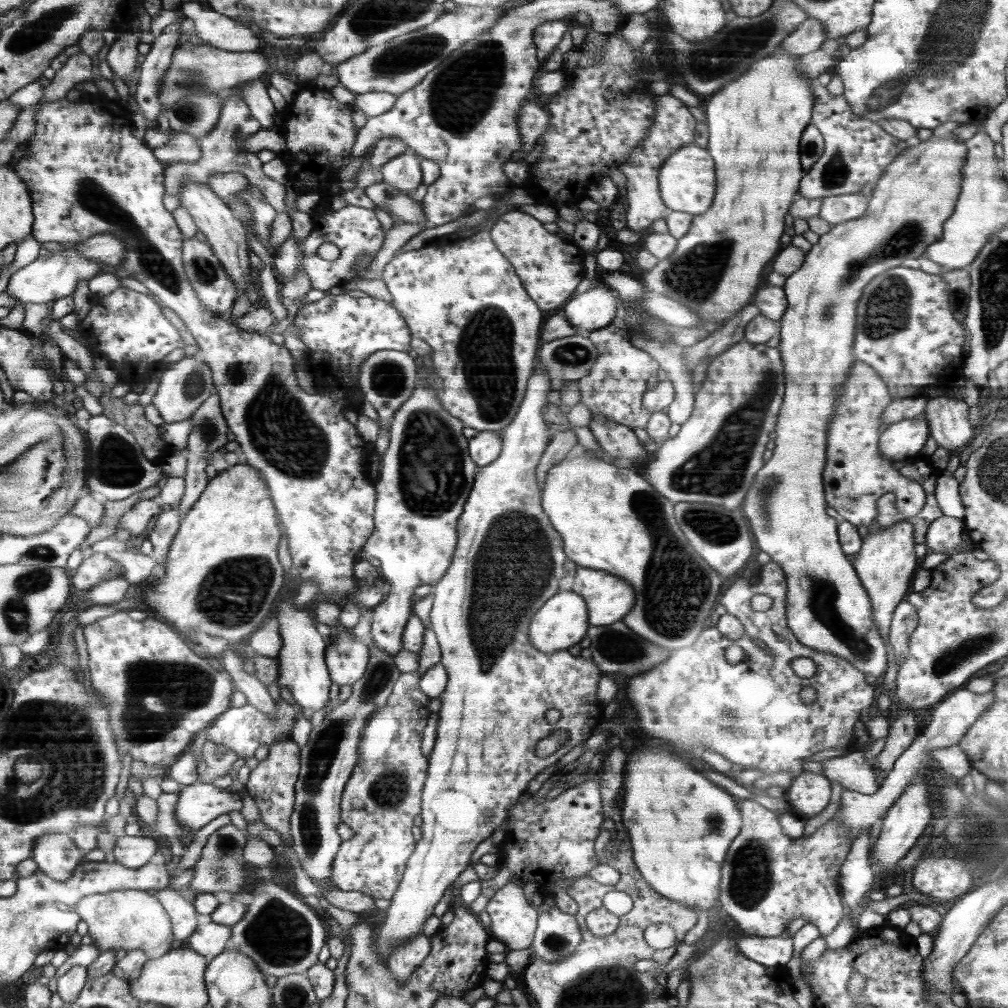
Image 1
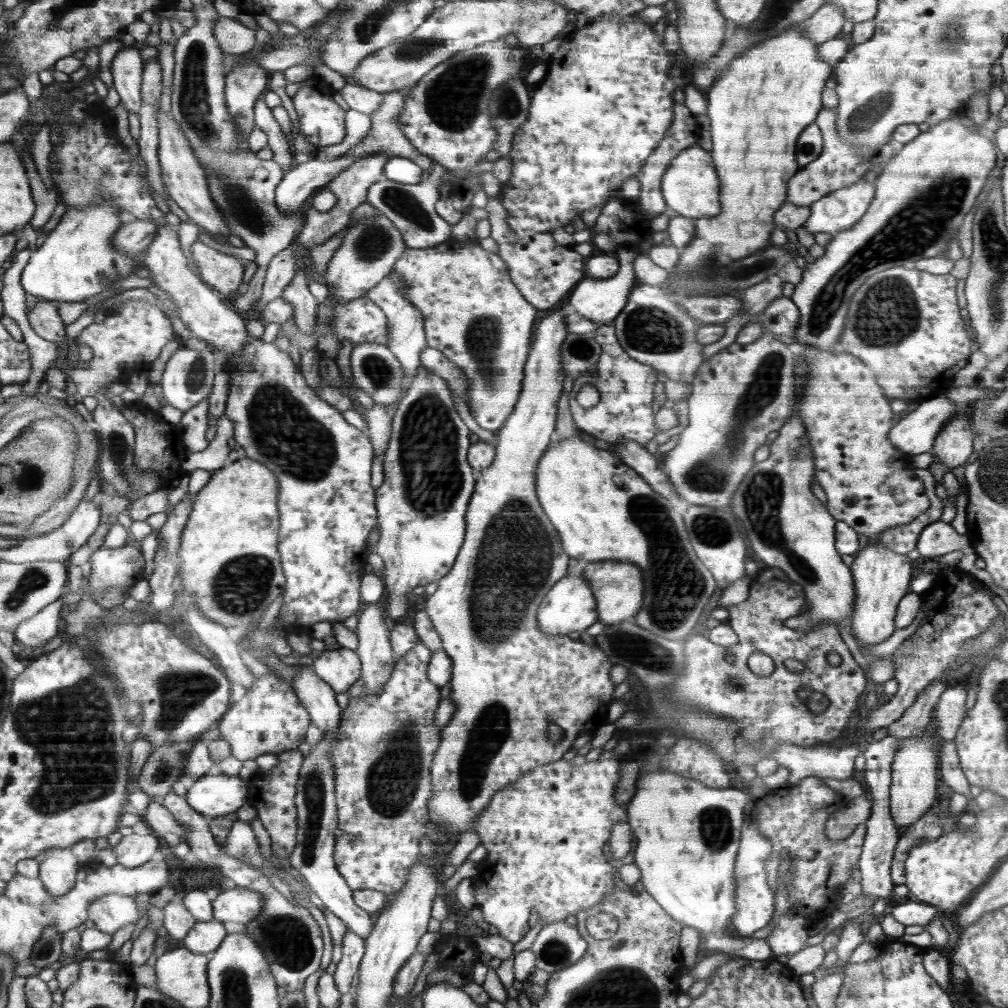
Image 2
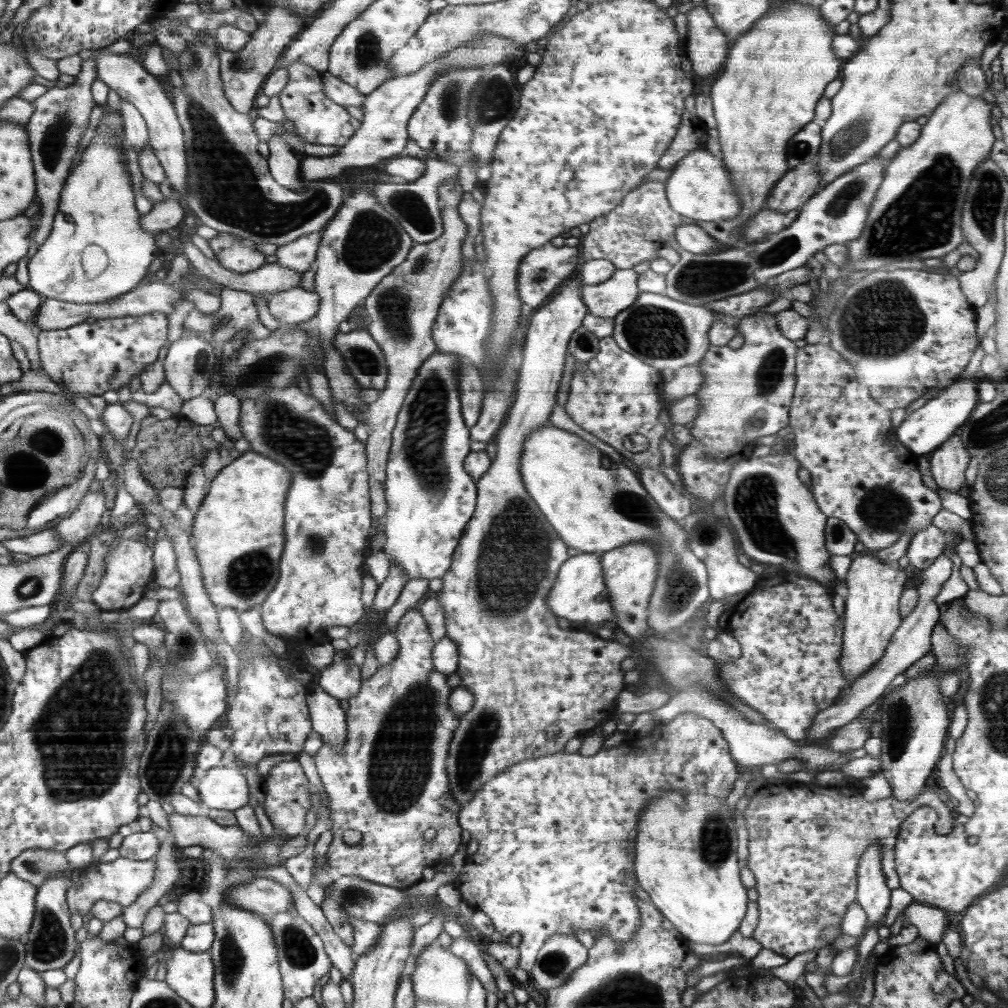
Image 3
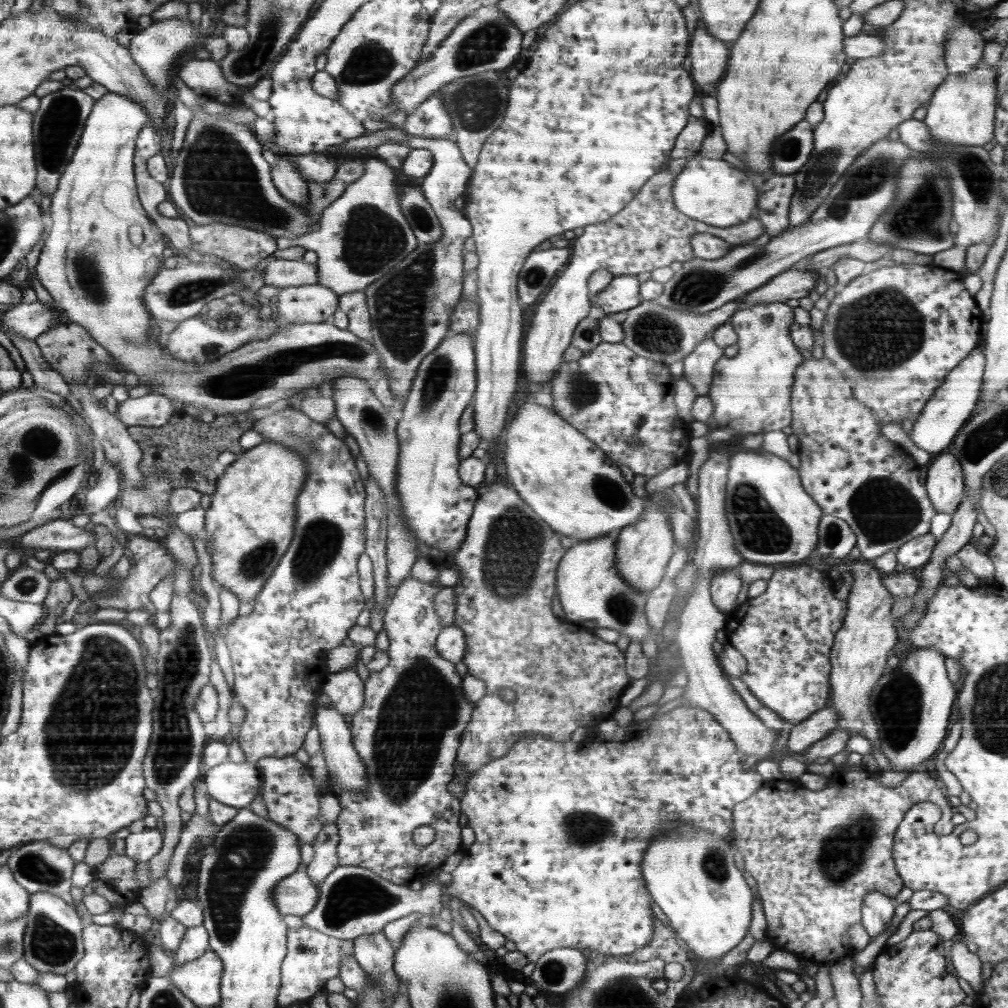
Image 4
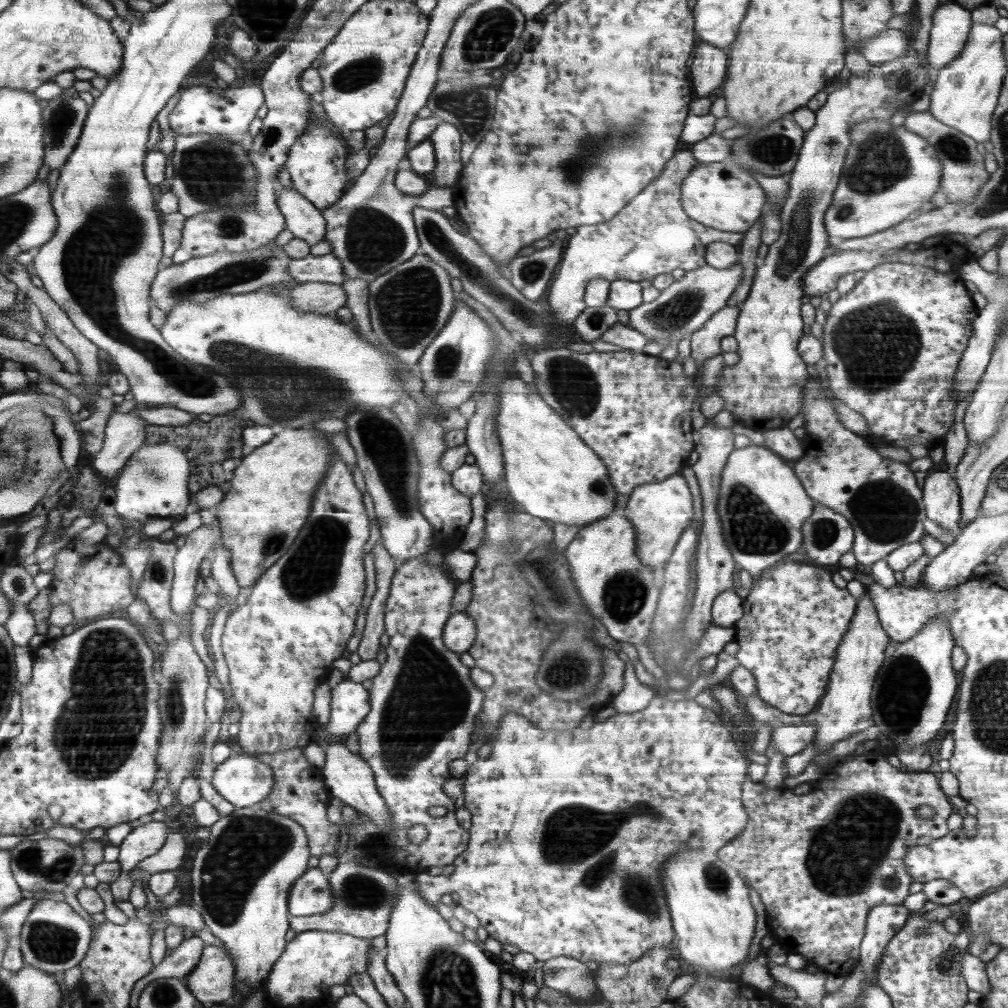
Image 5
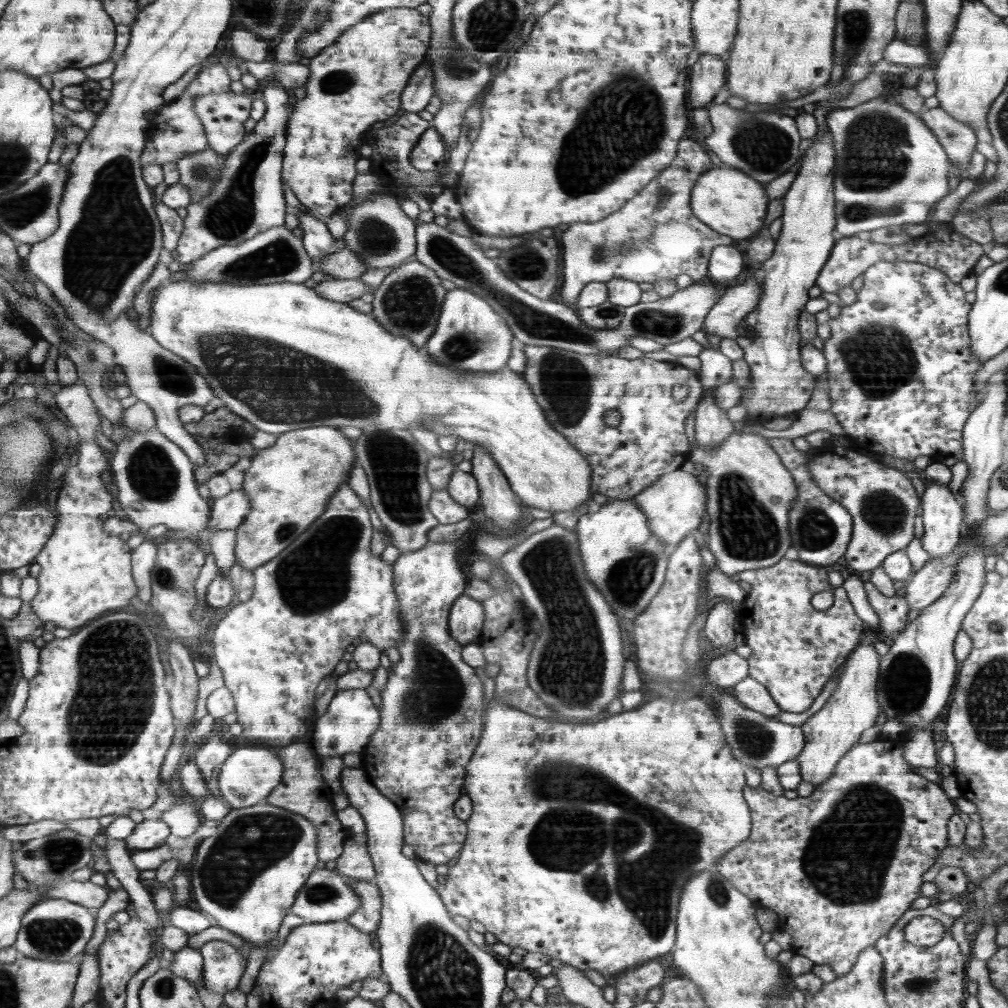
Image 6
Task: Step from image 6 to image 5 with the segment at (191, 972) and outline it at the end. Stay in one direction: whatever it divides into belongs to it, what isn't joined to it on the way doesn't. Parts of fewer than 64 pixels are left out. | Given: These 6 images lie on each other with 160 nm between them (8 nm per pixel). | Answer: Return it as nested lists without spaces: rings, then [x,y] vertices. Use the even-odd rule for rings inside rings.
[[[196,936],[184,939],[172,954],[165,956],[145,977],[145,983],[151,981],[168,980],[174,978],[186,978],[199,963],[205,943]]]

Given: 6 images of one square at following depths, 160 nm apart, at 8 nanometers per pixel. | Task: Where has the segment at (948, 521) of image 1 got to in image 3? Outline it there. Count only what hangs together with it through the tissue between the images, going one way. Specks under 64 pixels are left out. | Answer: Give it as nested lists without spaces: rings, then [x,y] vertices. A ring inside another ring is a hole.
[[[930,525],[913,535],[905,555],[910,559],[909,564],[916,566],[920,571],[926,570],[943,553],[945,544],[945,532]]]

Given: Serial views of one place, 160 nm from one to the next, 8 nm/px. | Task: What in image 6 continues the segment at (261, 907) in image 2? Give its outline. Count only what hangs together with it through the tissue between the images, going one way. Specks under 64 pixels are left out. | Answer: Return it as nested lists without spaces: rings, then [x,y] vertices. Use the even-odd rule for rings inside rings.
[[[315,870],[309,876],[309,881],[297,896],[297,902],[290,908],[289,914],[294,914],[305,923],[328,923],[345,920],[360,910],[362,901],[348,885],[348,879],[336,871]]]

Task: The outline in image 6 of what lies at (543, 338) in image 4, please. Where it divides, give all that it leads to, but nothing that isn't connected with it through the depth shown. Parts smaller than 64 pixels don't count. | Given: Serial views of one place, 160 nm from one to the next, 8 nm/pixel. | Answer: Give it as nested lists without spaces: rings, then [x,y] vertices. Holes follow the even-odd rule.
[[[692,137],[682,140],[682,148],[678,148],[678,154],[670,165],[662,171],[662,176],[650,184],[650,188],[642,188],[638,196],[625,204],[626,208],[620,208],[600,222],[588,222],[588,224],[572,224],[564,236],[562,236],[564,260],[564,282],[560,288],[560,300],[564,304],[576,306],[581,292],[589,283],[602,282],[617,278],[625,278],[634,282],[656,283],[657,280],[675,279],[679,274],[688,274],[694,282],[708,276],[708,260],[712,258],[714,247],[732,245],[732,237],[724,233],[716,232],[707,224],[700,222],[697,216],[692,214],[690,208],[691,190],[700,176],[712,170],[712,159],[704,152]]]

